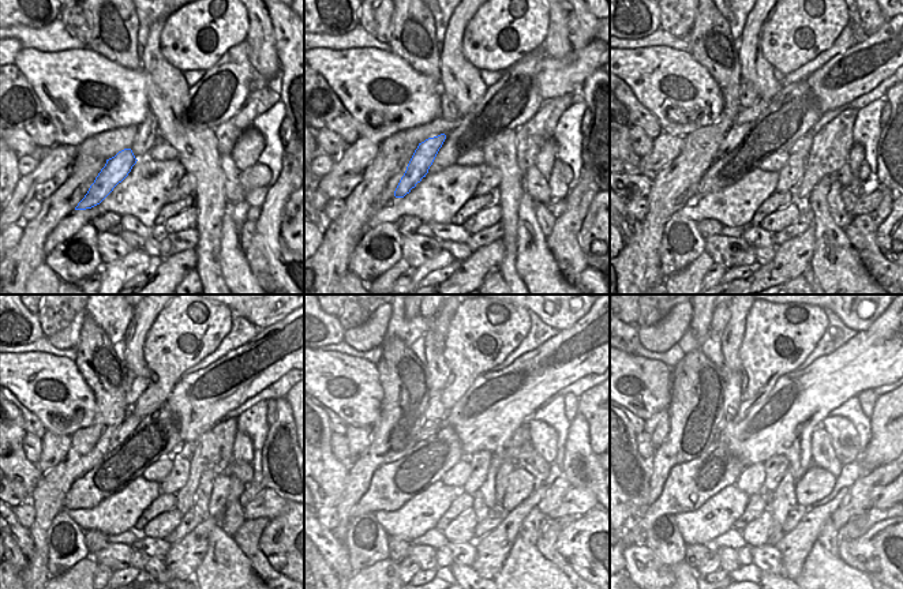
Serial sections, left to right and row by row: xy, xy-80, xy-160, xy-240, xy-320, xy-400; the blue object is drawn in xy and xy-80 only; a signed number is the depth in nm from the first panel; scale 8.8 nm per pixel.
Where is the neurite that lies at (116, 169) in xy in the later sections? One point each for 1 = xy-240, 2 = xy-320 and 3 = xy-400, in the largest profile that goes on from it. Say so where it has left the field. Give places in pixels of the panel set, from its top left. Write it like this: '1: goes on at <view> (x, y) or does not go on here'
1: goes on at xy-240 (130, 424)
2: goes on at xy-320 (435, 413)
3: goes on at xy-400 (733, 394)

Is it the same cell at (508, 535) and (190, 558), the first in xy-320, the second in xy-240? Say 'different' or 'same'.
same

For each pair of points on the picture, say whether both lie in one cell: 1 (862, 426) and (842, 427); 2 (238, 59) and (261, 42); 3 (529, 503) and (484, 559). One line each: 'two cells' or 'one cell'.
1: two cells
2: two cells
3: one cell

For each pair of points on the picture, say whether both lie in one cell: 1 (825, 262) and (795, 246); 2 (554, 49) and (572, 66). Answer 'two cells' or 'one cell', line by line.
1: two cells
2: two cells

